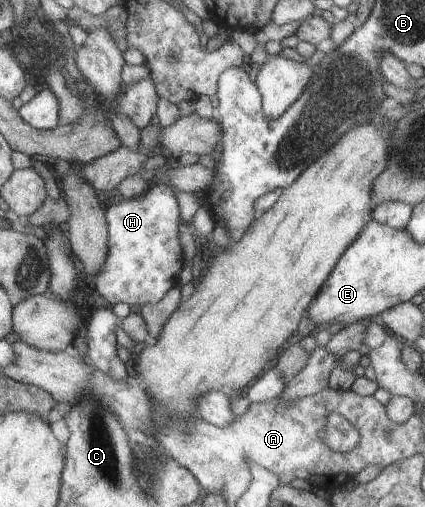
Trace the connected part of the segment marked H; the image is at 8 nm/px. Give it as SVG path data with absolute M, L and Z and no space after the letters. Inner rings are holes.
M167 183L151 185L139 198L113 203L105 212L108 222L108 257L102 271L93 277L96 294L112 307L122 301L127 305L157 303L173 285L179 283L179 271L184 264L184 251L179 241L179 205L175 192Z

